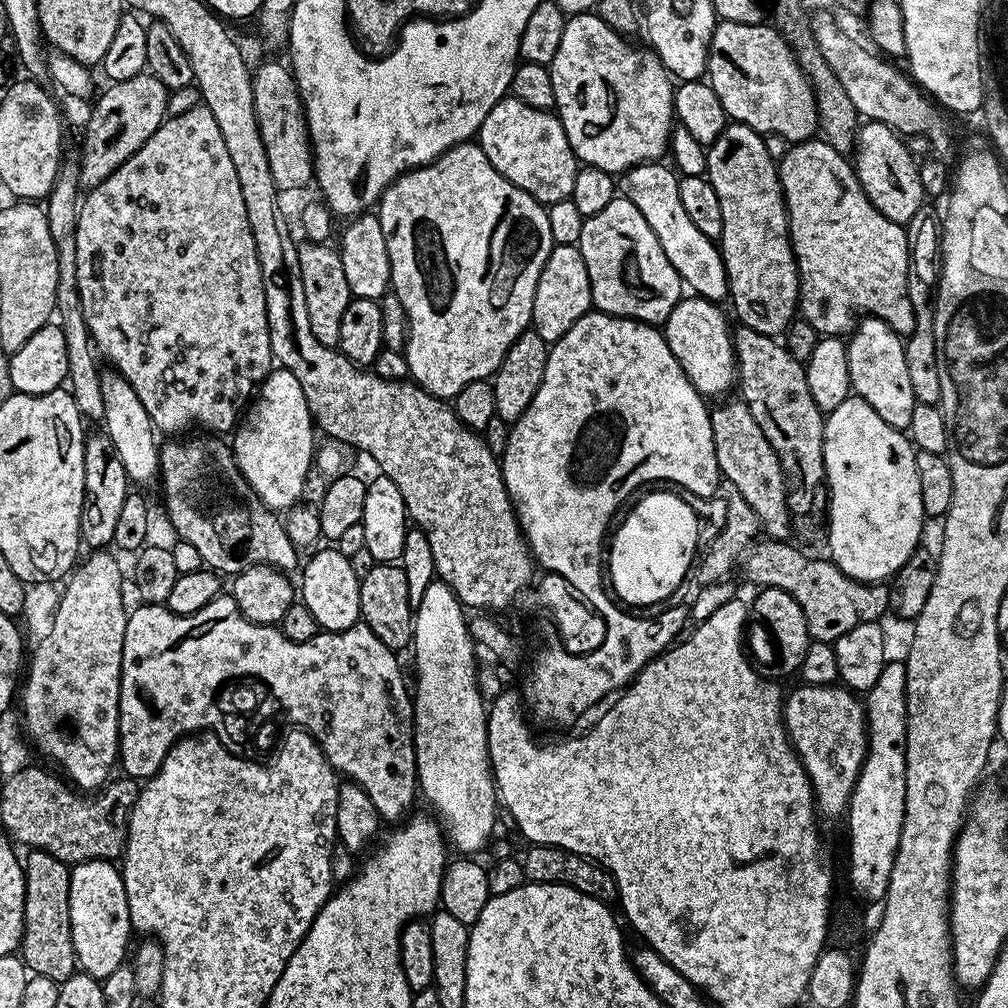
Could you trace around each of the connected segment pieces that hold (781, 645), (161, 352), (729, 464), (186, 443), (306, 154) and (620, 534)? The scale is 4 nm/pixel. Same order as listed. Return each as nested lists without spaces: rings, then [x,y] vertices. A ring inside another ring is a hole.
[[[760,588],[757,596],[750,600],[750,611],[746,625],[746,648],[757,672],[765,678],[780,678],[797,671],[806,658],[810,643],[806,618],[802,606],[781,588]]]
[[[199,106],[184,114],[168,116],[158,126],[158,130],[150,134],[148,141],[133,156],[126,158],[126,162],[122,162],[122,166],[118,166],[114,174],[110,174],[110,178],[106,178],[106,182],[91,189],[83,197],[78,208],[76,240],[77,286],[80,289],[85,324],[95,351],[103,359],[105,356],[112,363],[109,365],[124,376],[130,386],[134,386],[134,394],[142,398],[142,406],[146,406],[146,414],[150,414],[153,429],[160,434],[180,434],[176,432],[191,424],[201,424],[204,427],[201,429],[216,434],[231,433],[237,427],[238,417],[272,371],[274,357],[266,322],[266,294],[262,286],[262,270],[258,266],[254,234],[250,230],[246,202],[242,202],[242,186],[238,186],[238,174],[234,170],[230,153],[226,151],[226,142],[222,142],[222,130],[218,130],[214,114],[210,114],[208,108]]]
[[[739,398],[727,400],[720,402],[725,402],[725,404],[720,404],[717,408],[713,407],[710,412],[714,450],[723,479],[738,488],[742,498],[749,504],[750,510],[757,516],[759,527],[765,537],[787,541],[792,527],[792,516],[788,513],[788,486],[784,483],[784,471],[778,462],[778,454],[774,454],[770,442],[766,442],[766,434],[762,434],[762,426],[758,426],[758,422],[754,422],[754,414],[750,414],[750,410],[744,405],[743,400]]]
[[[200,434],[204,436],[196,436],[193,440],[180,440],[172,438],[169,444],[161,443],[160,449],[160,470],[158,473],[158,485],[164,491],[164,508],[168,511],[168,520],[172,523],[172,528],[177,533],[175,534],[179,539],[190,542],[190,546],[194,546],[194,550],[198,550],[198,554],[202,554],[205,565],[211,571],[217,574],[235,574],[237,572],[245,572],[247,568],[253,568],[259,564],[268,564],[272,568],[278,568],[285,574],[292,574],[292,571],[296,568],[296,556],[298,556],[298,549],[290,542],[290,538],[286,534],[284,529],[284,521],[273,509],[267,508],[264,503],[254,494],[254,490],[246,482],[246,478],[238,470],[236,465],[236,458],[232,454],[229,441],[221,438],[216,434]]]
[[[287,63],[284,64],[260,64],[255,65],[254,71],[252,72],[252,89],[254,90],[254,114],[256,115],[256,121],[258,122],[258,130],[262,134],[262,142],[266,148],[266,162],[270,162],[270,175],[274,177],[277,189],[280,192],[286,190],[294,190],[295,188],[304,190],[313,183],[314,180],[314,165],[312,163],[312,146],[308,138],[308,126],[304,119],[304,104],[300,100],[300,91],[296,85],[296,77],[293,76],[291,67]]]
[[[672,492],[644,495],[611,535],[606,560],[607,569],[610,568],[608,582],[613,595],[627,607],[650,606],[670,597],[692,564],[700,538],[700,522],[686,498]]]

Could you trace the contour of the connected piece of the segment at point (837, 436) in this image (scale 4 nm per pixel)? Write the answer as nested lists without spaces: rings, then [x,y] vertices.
[[[849,394],[846,402],[838,406],[830,413],[827,413],[824,422],[824,469],[826,470],[826,480],[828,481],[828,514],[826,517],[826,545],[832,553],[830,559],[836,567],[840,568],[850,578],[863,580],[865,582],[884,582],[895,576],[896,571],[903,566],[906,558],[914,554],[916,549],[921,547],[920,535],[924,532],[926,517],[922,506],[922,486],[918,486],[918,466],[916,465],[917,449],[911,439],[901,429],[890,426],[878,418],[878,410],[870,406],[860,396]]]

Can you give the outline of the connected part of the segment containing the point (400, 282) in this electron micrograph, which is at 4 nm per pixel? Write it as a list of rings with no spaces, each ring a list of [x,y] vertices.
[[[465,142],[456,144],[446,150],[436,160],[421,168],[412,168],[404,172],[398,179],[380,195],[378,201],[378,215],[382,234],[386,234],[386,250],[392,267],[390,281],[391,291],[396,293],[398,302],[402,302],[402,310],[406,310],[408,319],[408,339],[404,342],[403,354],[408,363],[408,376],[415,383],[427,390],[431,396],[451,398],[475,380],[488,380],[495,373],[496,367],[502,362],[506,350],[525,332],[532,322],[532,307],[534,306],[534,290],[538,286],[538,274],[542,274],[542,266],[546,266],[546,258],[552,249],[552,235],[550,234],[550,218],[548,209],[540,201],[526,194],[518,186],[514,186],[486,158],[479,143]]]

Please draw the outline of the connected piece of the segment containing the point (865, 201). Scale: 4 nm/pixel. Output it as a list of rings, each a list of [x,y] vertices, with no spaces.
[[[813,138],[793,143],[787,154],[778,161],[781,190],[785,209],[788,212],[789,238],[792,242],[793,254],[796,256],[797,270],[800,276],[799,315],[806,322],[810,322],[810,326],[814,326],[814,330],[820,333],[821,337],[843,337],[855,329],[861,318],[877,316],[882,322],[889,324],[901,338],[907,338],[914,330],[914,306],[912,305],[912,292],[910,287],[908,288],[908,280],[910,284],[910,253],[905,225],[895,224],[893,220],[883,216],[872,205],[870,198],[866,198],[866,194],[862,190],[853,161],[849,157],[847,160],[846,157],[844,152],[834,150],[834,146],[830,146],[822,138]]]

